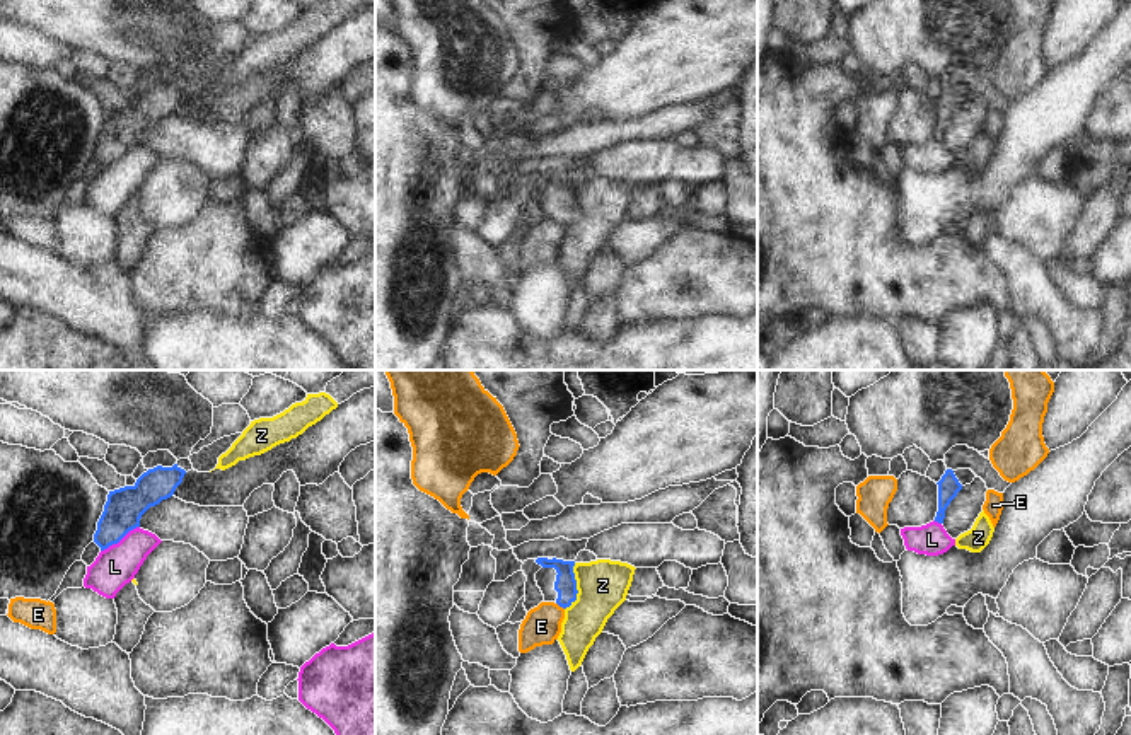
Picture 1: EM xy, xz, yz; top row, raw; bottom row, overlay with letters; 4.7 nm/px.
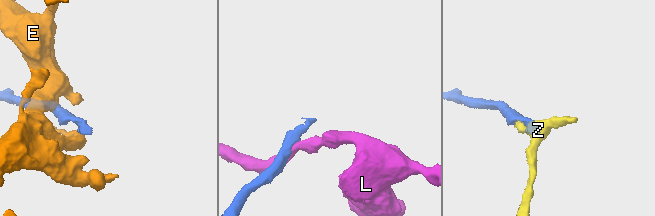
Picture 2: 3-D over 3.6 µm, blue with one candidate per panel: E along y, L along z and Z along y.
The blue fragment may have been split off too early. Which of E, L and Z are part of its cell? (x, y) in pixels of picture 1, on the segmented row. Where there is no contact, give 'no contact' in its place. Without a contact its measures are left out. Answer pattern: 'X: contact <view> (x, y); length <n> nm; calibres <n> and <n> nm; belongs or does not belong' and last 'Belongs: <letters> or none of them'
E: contact xz (560, 606); length 50 nm; calibres 100 and 180 nm; does not belong
L: contact xy (120, 539); length 220 nm; calibres 180 and 190 nm; does not belong
Z: contact xz (575, 587); length 220 nm; calibres 100 and 240 nm; does not belong
Belongs: none of them

